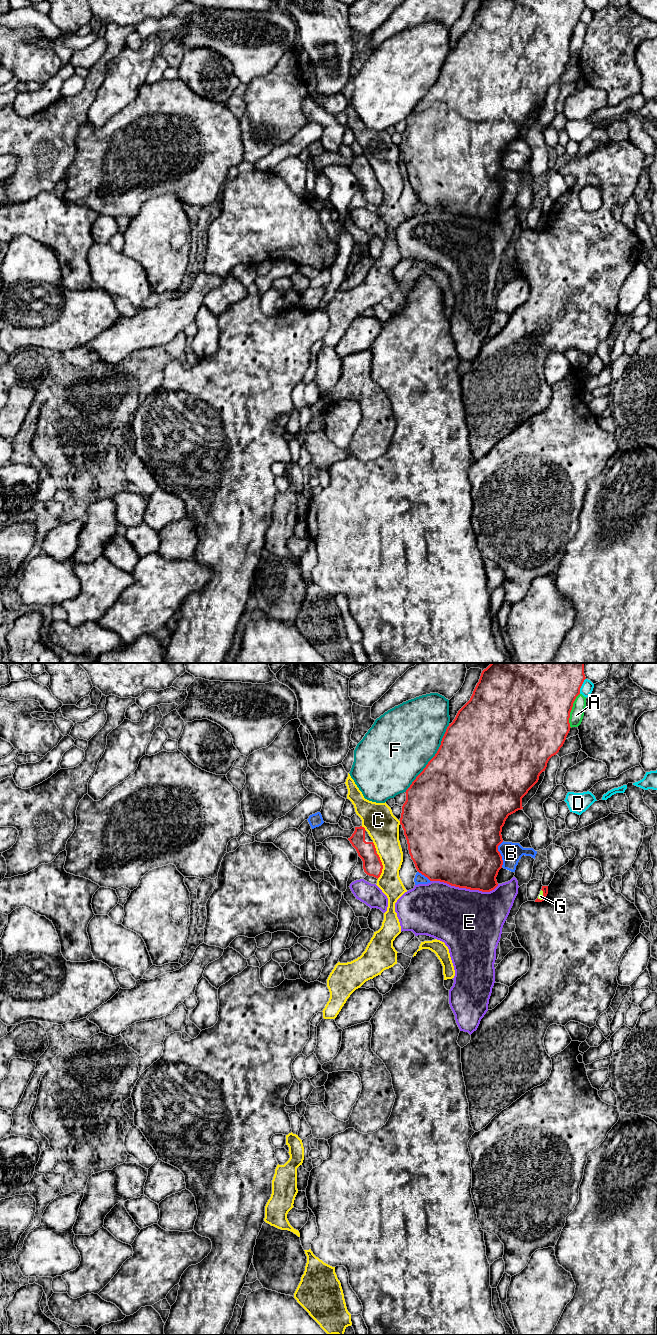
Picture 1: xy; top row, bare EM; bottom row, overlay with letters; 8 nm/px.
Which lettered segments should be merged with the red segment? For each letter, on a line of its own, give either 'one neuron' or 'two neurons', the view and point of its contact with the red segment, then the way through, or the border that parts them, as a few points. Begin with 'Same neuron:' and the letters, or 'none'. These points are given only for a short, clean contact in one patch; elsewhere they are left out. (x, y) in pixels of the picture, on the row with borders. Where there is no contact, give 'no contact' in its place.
Same neuron: none
A: two neurons; meets red in xy at (571, 709)
B: two neurons; meets red in xy at (500, 854)
C: two neurons; meets red in xy at (382, 866)
D: two neurons; meets red in xy at (581, 685)
E: two neurons; meets red in xy at (465, 887)
F: two neurons; meets red in xy at (432, 758)
G: two neurons; meets red in xy at (543, 895)

